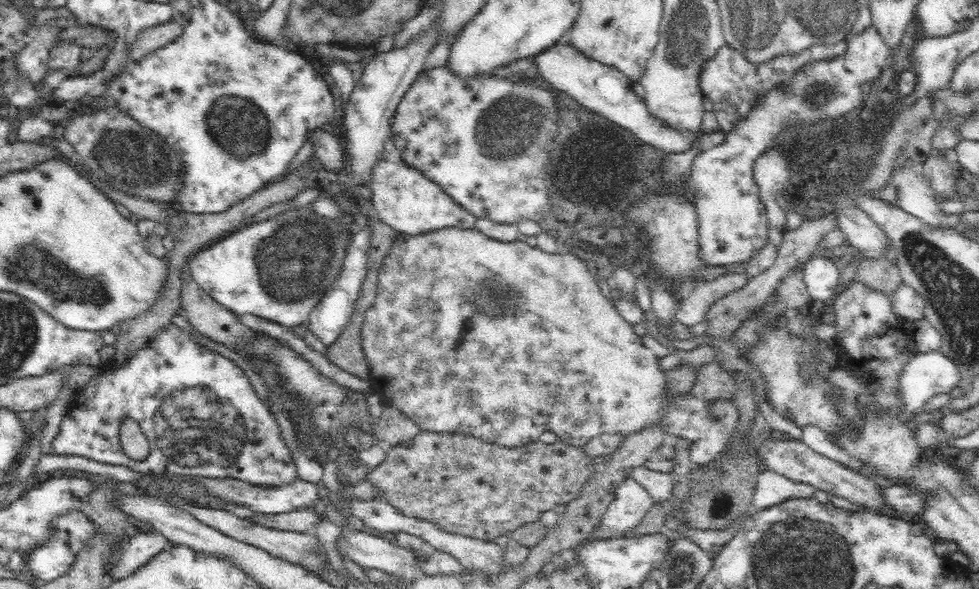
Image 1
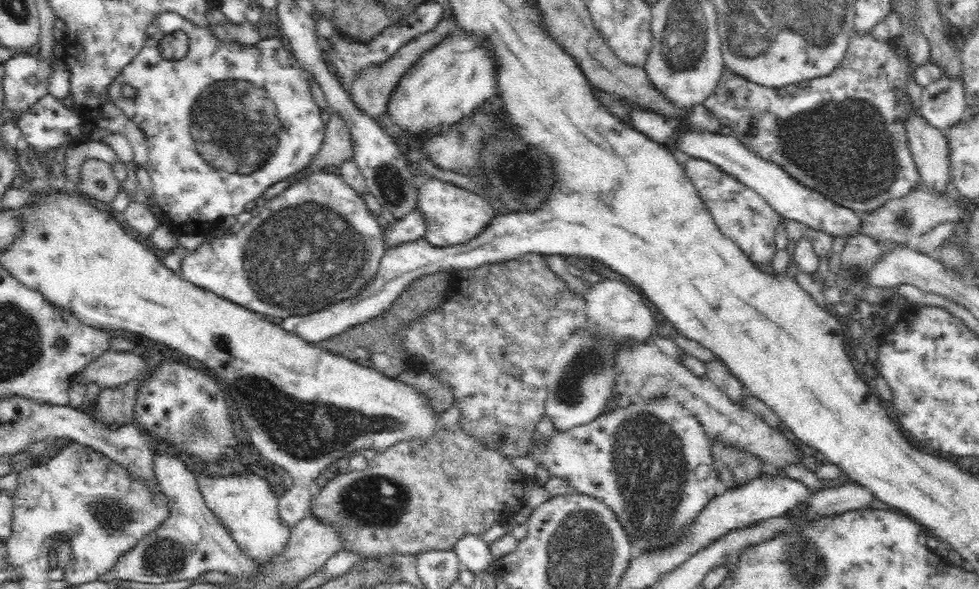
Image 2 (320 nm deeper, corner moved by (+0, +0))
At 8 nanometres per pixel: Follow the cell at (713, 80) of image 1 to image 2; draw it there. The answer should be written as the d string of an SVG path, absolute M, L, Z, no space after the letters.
M853 36L849 42L848 50L844 54L844 59L829 76L809 79L808 82L804 81L802 84L790 84L786 88L774 88L758 84L753 80L748 80L746 77L736 74L736 71L732 71L732 69L726 67L719 84L715 88L714 94L710 96L711 101L703 105L720 119L723 126L730 127L732 129L732 136L740 143L745 144L746 148L754 153L754 155L764 161L768 161L768 163L774 163L782 167L792 179L798 181L798 183L805 187L824 195L826 198L829 198L844 208L853 209L855 212L861 214L864 211L878 208L882 202L886 202L886 200L890 200L894 196L904 196L917 183L917 166L909 151L907 139L903 131L902 116L904 116L904 109L898 105L898 101L894 100L894 91L892 91L894 86L905 85L905 76L910 70L910 66L903 64L896 57L895 51L892 49L890 43L881 44L873 36L864 36L864 38L862 36Z

